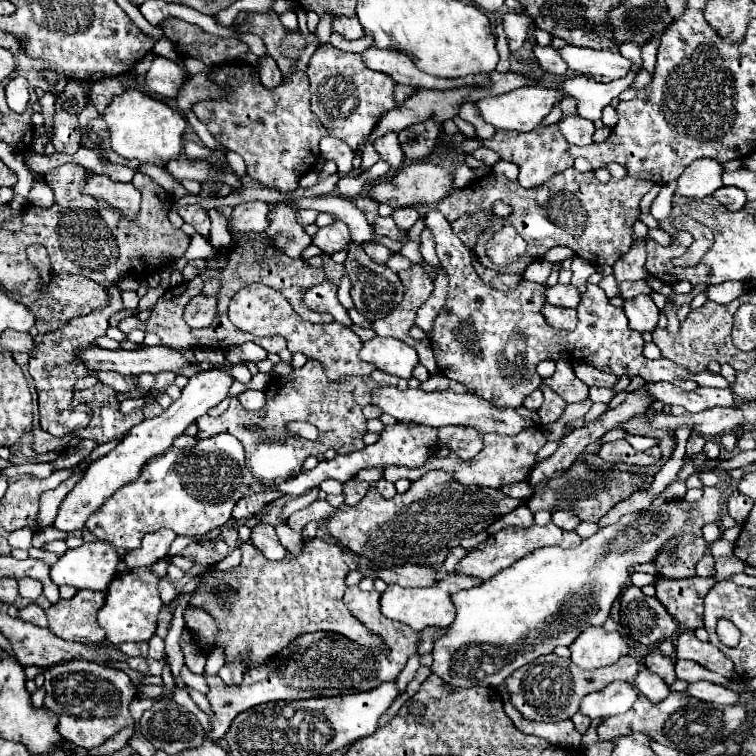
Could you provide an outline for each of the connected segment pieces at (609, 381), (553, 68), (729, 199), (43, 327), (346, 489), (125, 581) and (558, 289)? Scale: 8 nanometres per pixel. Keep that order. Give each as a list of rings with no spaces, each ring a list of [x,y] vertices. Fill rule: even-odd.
[[[576,362],[574,364],[574,372],[588,386],[606,386],[606,388],[612,388],[618,382],[618,376],[600,372],[596,366],[590,366],[586,362]]]
[[[536,44],[534,56],[536,56],[536,60],[538,60],[538,64],[540,64],[540,68],[542,68],[544,72],[554,74],[554,76],[566,76],[568,66],[566,66],[566,62],[564,62],[562,58],[558,58],[558,52],[556,52],[552,46],[542,48],[542,46]]]
[[[720,188],[718,192],[714,192],[714,198],[732,212],[742,210],[744,204],[748,202],[744,190],[740,190],[740,188]]]
[[[52,274],[50,284],[40,292],[38,300],[30,306],[30,312],[36,318],[36,328],[40,334],[54,332],[56,328],[64,326],[68,320],[76,316],[86,316],[94,310],[102,310],[110,304],[110,294],[98,282],[92,282],[84,276],[70,276],[70,274]]]
[[[356,478],[343,483],[344,503],[348,506],[356,505],[368,491],[369,484],[366,482],[356,482]]]
[[[136,568],[126,574],[118,574],[106,592],[106,602],[98,612],[98,626],[106,632],[106,640],[110,644],[122,642],[144,642],[150,640],[156,630],[158,612],[162,608],[162,600],[158,594],[158,576],[154,576],[148,568]]]
[[[556,284],[546,290],[546,300],[554,306],[564,306],[564,308],[576,308],[580,302],[580,292],[572,284]]]

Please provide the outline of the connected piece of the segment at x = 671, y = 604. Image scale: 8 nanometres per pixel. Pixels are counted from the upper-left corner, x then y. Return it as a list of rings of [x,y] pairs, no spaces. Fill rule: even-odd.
[[[658,576],[654,580],[656,598],[666,606],[666,610],[674,616],[676,622],[696,630],[702,628],[702,610],[704,610],[704,596],[714,586],[712,578],[680,578],[670,580]]]

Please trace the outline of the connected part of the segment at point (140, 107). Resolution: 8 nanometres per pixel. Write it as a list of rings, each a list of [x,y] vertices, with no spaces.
[[[124,90],[122,94],[114,96],[106,106],[102,120],[108,124],[110,148],[126,160],[138,160],[140,164],[156,164],[162,160],[168,164],[182,154],[182,132],[186,128],[186,120],[166,102],[156,100],[140,90]]]

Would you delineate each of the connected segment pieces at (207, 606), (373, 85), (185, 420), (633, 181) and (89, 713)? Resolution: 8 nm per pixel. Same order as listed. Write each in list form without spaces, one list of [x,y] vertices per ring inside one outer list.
[[[322,538],[304,540],[298,556],[288,554],[282,562],[272,562],[250,542],[242,542],[242,562],[232,570],[206,566],[200,582],[188,602],[190,608],[206,610],[218,624],[214,648],[222,648],[226,662],[242,662],[244,670],[262,666],[282,648],[306,632],[338,632],[362,646],[372,646],[390,654],[390,648],[378,634],[370,634],[358,622],[342,600],[346,590],[348,566],[342,560],[342,548]]]
[[[322,44],[310,58],[308,78],[312,112],[326,126],[330,136],[340,138],[350,148],[358,148],[358,144],[372,132],[378,118],[394,108],[396,82],[390,80],[388,74],[378,74],[364,66],[362,56],[356,52],[344,52],[332,44]]]
[[[208,370],[208,372],[200,372],[200,374],[192,376],[190,382],[186,384],[186,388],[182,390],[182,396],[178,400],[174,400],[168,410],[164,410],[156,418],[144,420],[138,426],[134,426],[118,442],[118,446],[112,452],[94,460],[88,466],[88,470],[82,474],[82,478],[76,482],[76,486],[64,498],[64,502],[58,510],[58,516],[54,520],[54,528],[62,530],[62,532],[82,530],[86,520],[90,518],[90,514],[100,510],[102,502],[106,502],[106,498],[110,498],[110,494],[114,494],[114,490],[120,490],[122,486],[126,486],[126,482],[134,482],[134,478],[138,478],[138,474],[142,474],[142,466],[150,458],[154,458],[154,456],[166,452],[168,448],[172,448],[172,442],[180,434],[184,434],[184,430],[190,424],[194,424],[200,416],[208,414],[210,408],[220,404],[228,396],[232,382],[234,382],[234,378],[224,370]]]
[[[568,168],[560,174],[560,188],[548,188],[548,190],[526,190],[516,180],[498,178],[496,182],[472,182],[466,188],[454,190],[448,198],[444,198],[438,204],[438,210],[446,216],[448,222],[456,222],[462,216],[472,216],[480,210],[492,212],[492,224],[486,232],[482,232],[474,246],[478,260],[488,268],[495,268],[495,264],[486,256],[486,240],[500,228],[500,218],[494,214],[494,204],[502,200],[512,208],[512,214],[504,218],[504,222],[510,222],[524,240],[528,240],[528,256],[520,258],[518,262],[503,268],[509,274],[521,274],[534,260],[540,260],[548,248],[552,246],[570,246],[580,258],[602,266],[602,264],[614,264],[626,250],[630,250],[632,244],[632,224],[638,216],[638,200],[642,194],[646,194],[652,188],[652,182],[638,180],[632,176],[626,176],[624,180],[610,180],[606,184],[598,182],[592,174],[580,174],[574,168]]]
[[[70,660],[46,668],[44,672],[44,708],[58,712],[58,734],[80,748],[96,748],[110,740],[116,732],[134,724],[130,702],[136,696],[136,686],[128,674],[110,666],[86,660]]]

